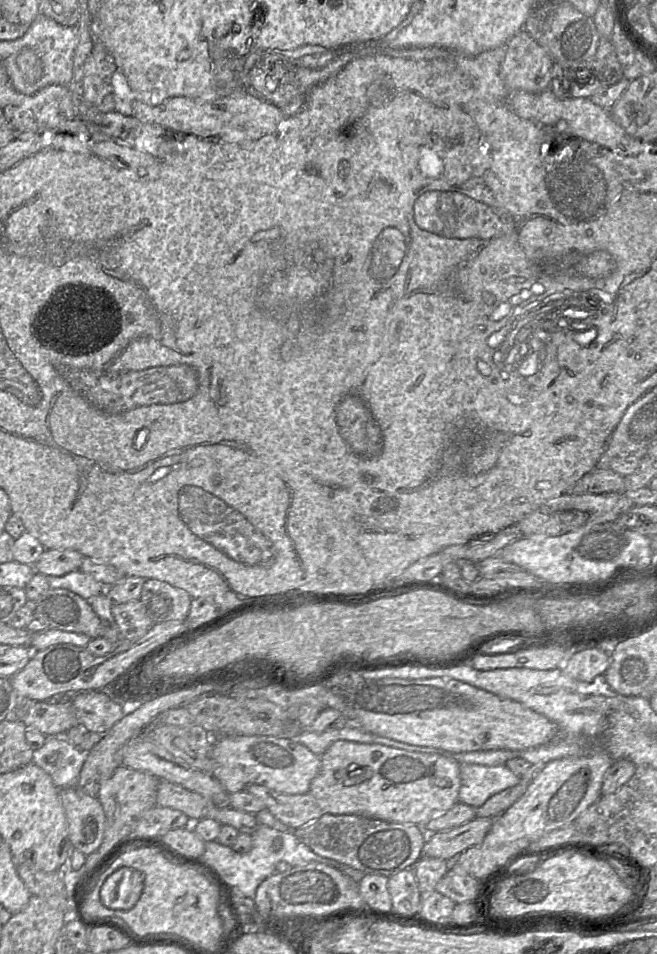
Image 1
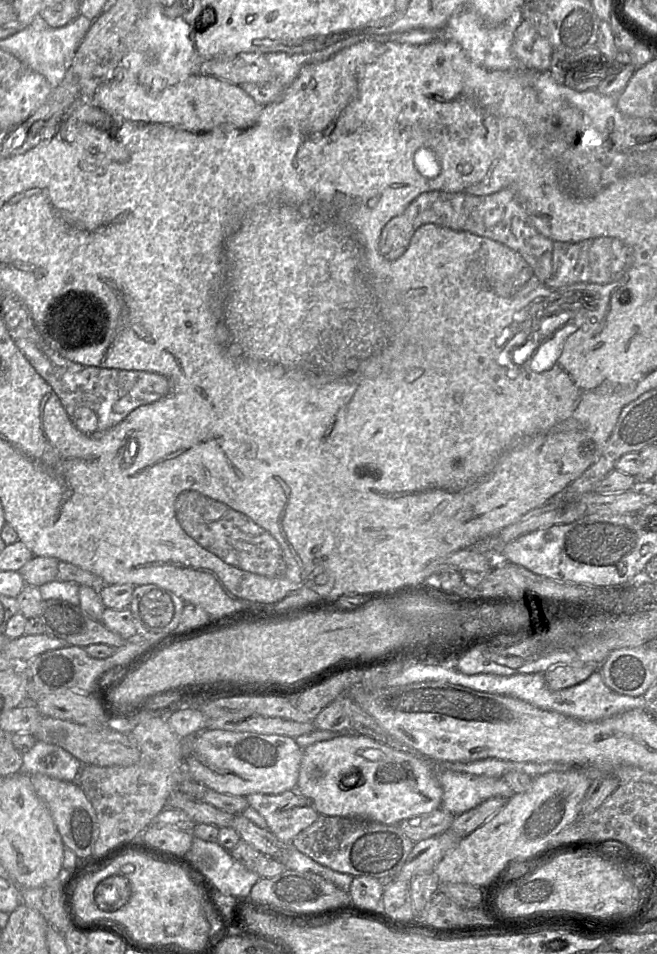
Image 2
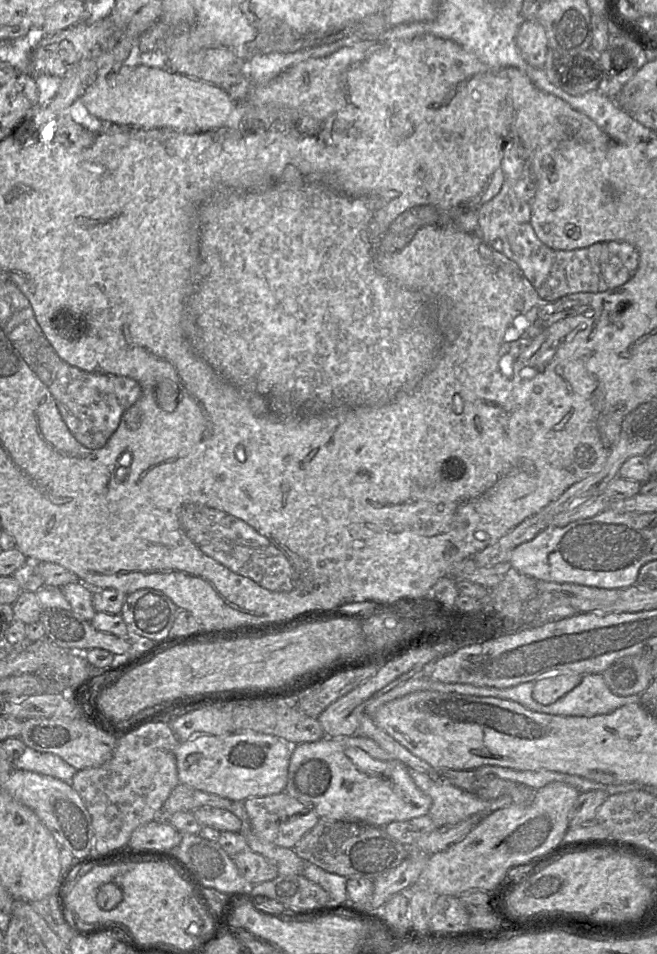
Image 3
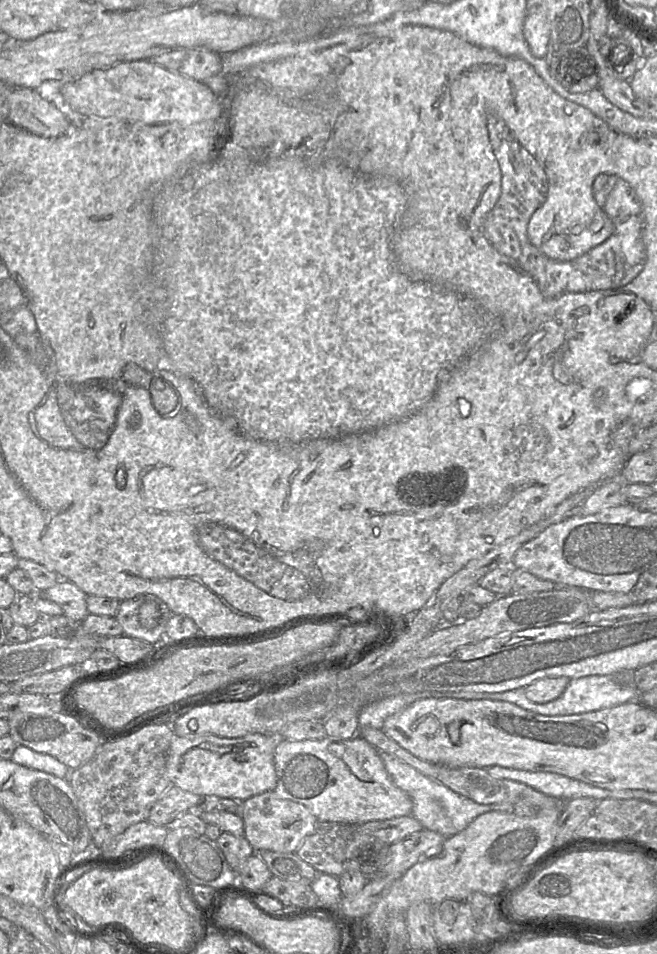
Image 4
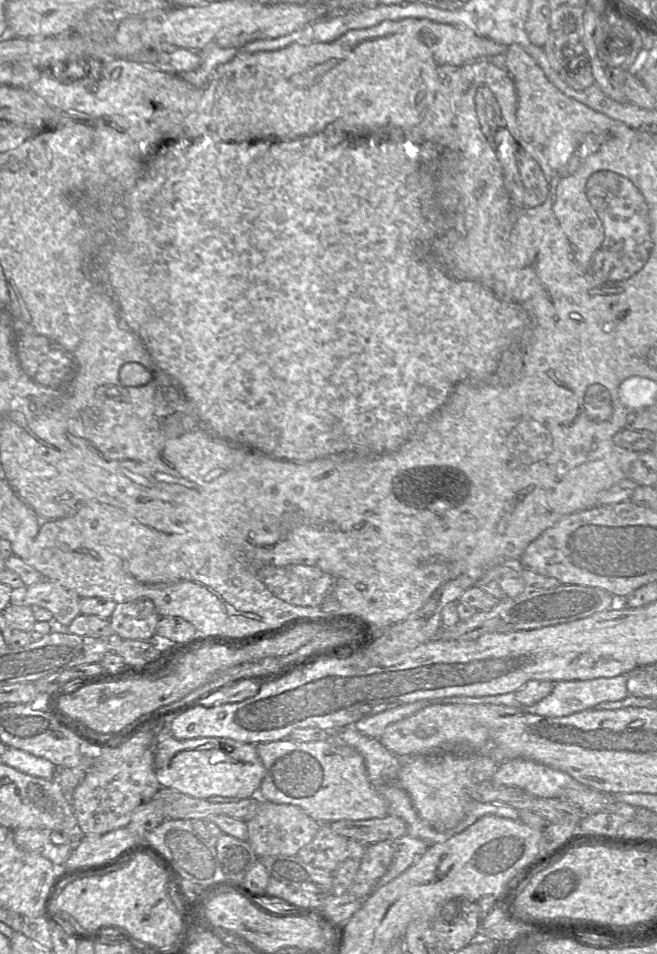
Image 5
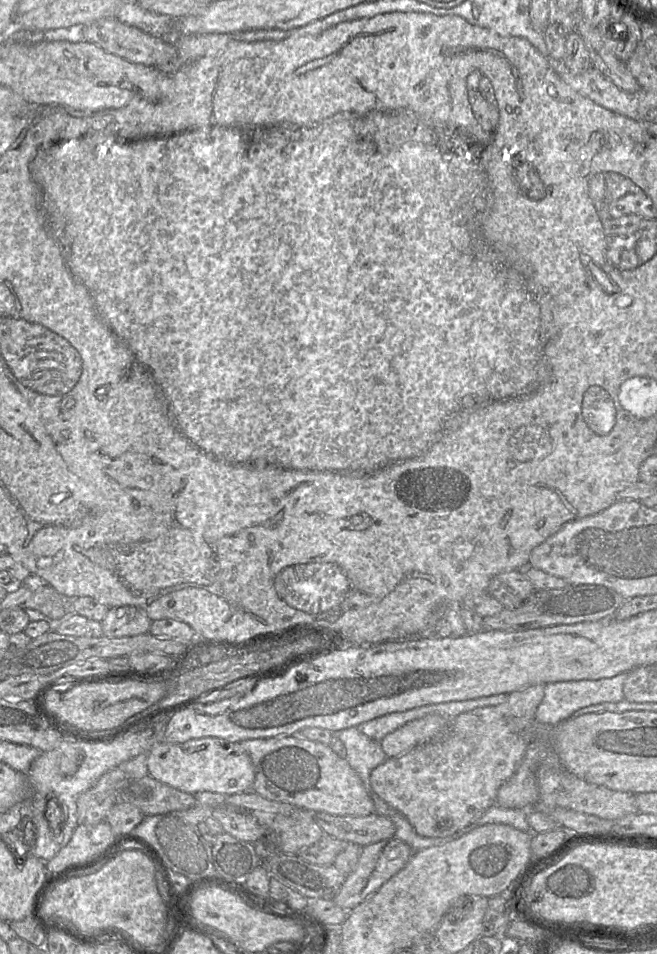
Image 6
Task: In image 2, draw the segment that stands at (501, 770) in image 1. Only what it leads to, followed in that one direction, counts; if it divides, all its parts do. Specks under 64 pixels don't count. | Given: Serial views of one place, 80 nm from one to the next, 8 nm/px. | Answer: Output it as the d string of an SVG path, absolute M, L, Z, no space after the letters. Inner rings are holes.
M464 772L436 773L443 789L441 809L454 816L469 811L489 798L511 798L514 793L503 777L487 777Z

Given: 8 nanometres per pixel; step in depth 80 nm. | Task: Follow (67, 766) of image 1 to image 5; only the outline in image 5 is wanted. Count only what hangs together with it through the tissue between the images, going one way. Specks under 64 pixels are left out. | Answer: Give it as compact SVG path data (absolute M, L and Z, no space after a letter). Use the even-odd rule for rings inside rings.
M7 747L3 761L22 773L44 779L53 779L56 771L51 761L13 747Z

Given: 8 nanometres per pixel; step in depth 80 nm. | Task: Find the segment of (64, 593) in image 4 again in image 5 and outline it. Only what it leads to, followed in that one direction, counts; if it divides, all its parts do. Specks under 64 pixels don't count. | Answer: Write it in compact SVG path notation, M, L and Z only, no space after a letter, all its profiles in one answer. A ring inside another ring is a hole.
M42 580L26 587L23 604L40 606L53 615L54 620L67 627L80 612L80 600L74 591L68 590L52 580Z

